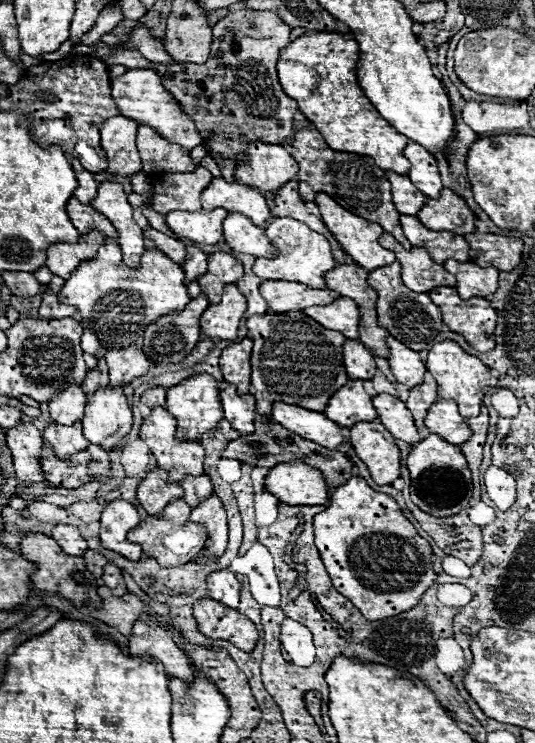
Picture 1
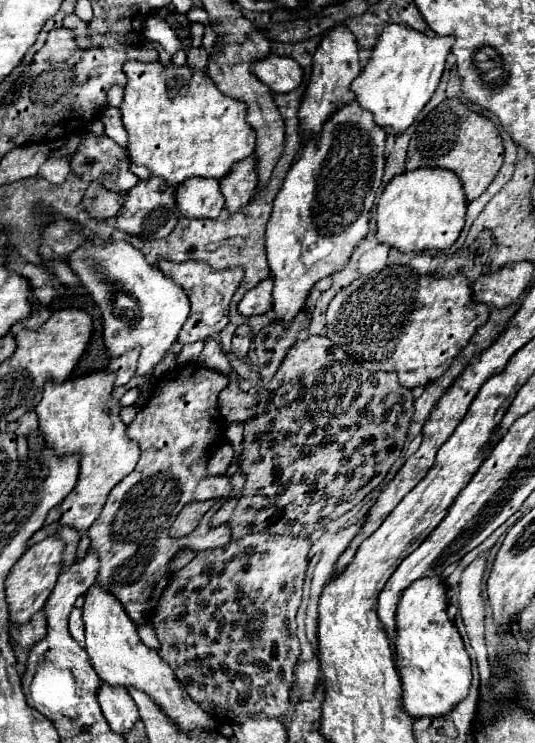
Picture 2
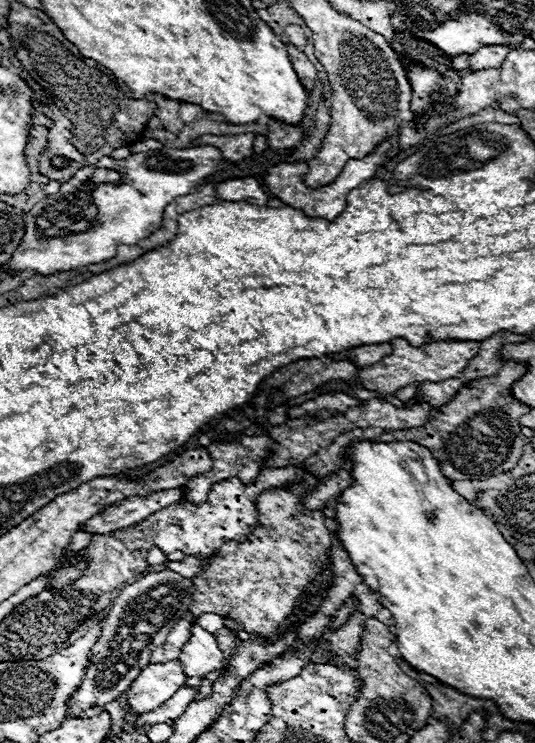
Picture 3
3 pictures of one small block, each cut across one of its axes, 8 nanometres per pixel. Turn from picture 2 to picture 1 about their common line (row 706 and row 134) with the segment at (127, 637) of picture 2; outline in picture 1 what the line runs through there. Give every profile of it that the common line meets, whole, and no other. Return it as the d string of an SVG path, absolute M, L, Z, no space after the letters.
M128 70L126 74L112 78L112 98L120 108L120 114L126 118L132 118L140 124L150 124L164 140L176 142L188 150L202 144L202 136L196 130L196 124L184 110L180 110L180 104L168 90L164 90L160 82L160 74L156 70Z

